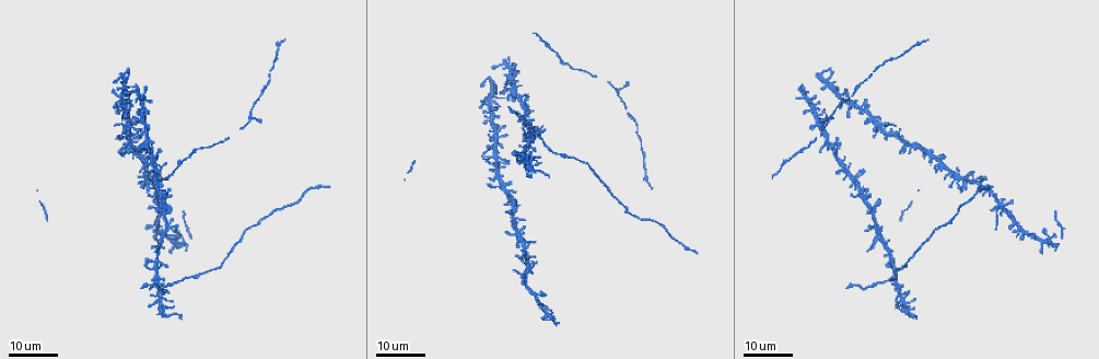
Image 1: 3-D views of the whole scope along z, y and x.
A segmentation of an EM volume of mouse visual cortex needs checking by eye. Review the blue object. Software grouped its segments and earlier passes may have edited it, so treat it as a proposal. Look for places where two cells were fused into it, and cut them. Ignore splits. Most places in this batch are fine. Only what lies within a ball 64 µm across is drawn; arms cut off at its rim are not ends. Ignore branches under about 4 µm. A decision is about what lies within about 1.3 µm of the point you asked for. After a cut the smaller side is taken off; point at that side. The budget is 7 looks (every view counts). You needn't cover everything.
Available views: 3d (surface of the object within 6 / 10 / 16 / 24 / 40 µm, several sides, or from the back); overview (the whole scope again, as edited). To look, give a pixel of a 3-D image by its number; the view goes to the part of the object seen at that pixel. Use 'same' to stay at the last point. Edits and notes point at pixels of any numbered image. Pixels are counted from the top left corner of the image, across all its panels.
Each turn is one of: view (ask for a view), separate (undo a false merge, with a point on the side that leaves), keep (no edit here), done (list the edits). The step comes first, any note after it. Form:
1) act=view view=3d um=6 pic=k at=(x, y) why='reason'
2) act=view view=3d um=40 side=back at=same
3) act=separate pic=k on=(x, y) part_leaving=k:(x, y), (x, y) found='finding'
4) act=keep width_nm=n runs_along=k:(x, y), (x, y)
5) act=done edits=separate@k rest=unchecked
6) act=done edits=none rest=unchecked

act=view view=3d um=16 pic=1 at=(134, 153) why='small branch off a trunk'

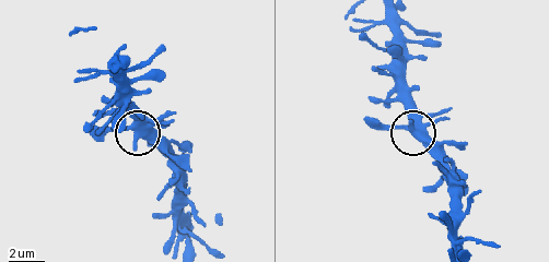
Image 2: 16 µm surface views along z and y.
act=view view=3d um=10 pic=2 at=(133, 126)

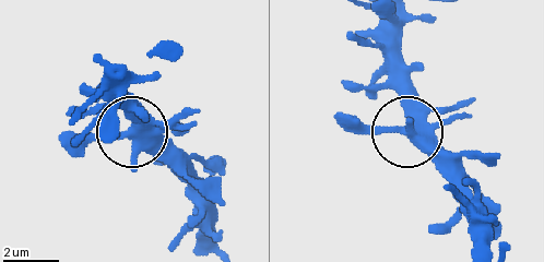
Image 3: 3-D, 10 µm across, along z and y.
act=keep width_nm=380 found='continuous, no second cell'

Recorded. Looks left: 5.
act=view view=3d um=24 pic=1 at=(128, 144)

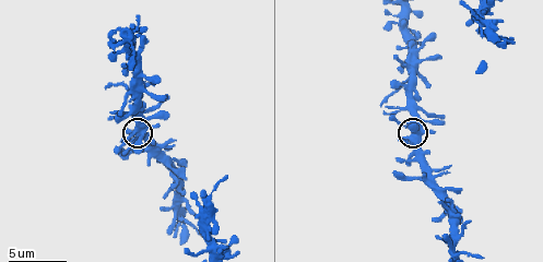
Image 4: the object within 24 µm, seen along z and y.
act=view view=3d um=6 at=same

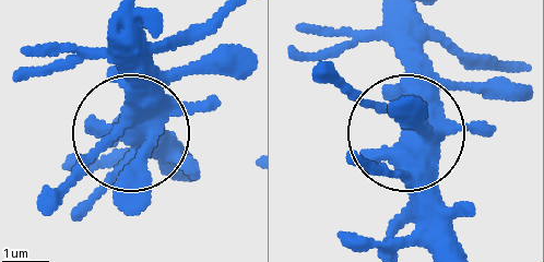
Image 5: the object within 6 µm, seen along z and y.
act=keep runs_along=5:(117, 30), (129, 116), (39, 201) found='continuous, no second cell'

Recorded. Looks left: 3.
act=view view=3d um=24 pic=1 at=(1000, 205) why='small branch off a trunk'

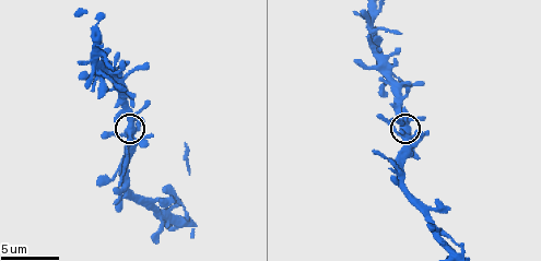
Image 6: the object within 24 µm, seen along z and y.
act=view view=3d um=6 pic=6 at=(129, 131)

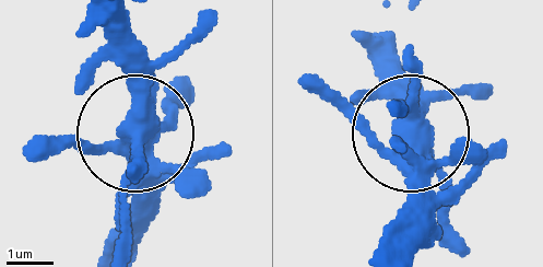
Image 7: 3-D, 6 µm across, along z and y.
act=keep width_nm=460 runs_along=7:(108, 14), (131, 73), (119, 250) found='continuous, no second cell'

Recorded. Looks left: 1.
act=done edits=none rest=unchecked

